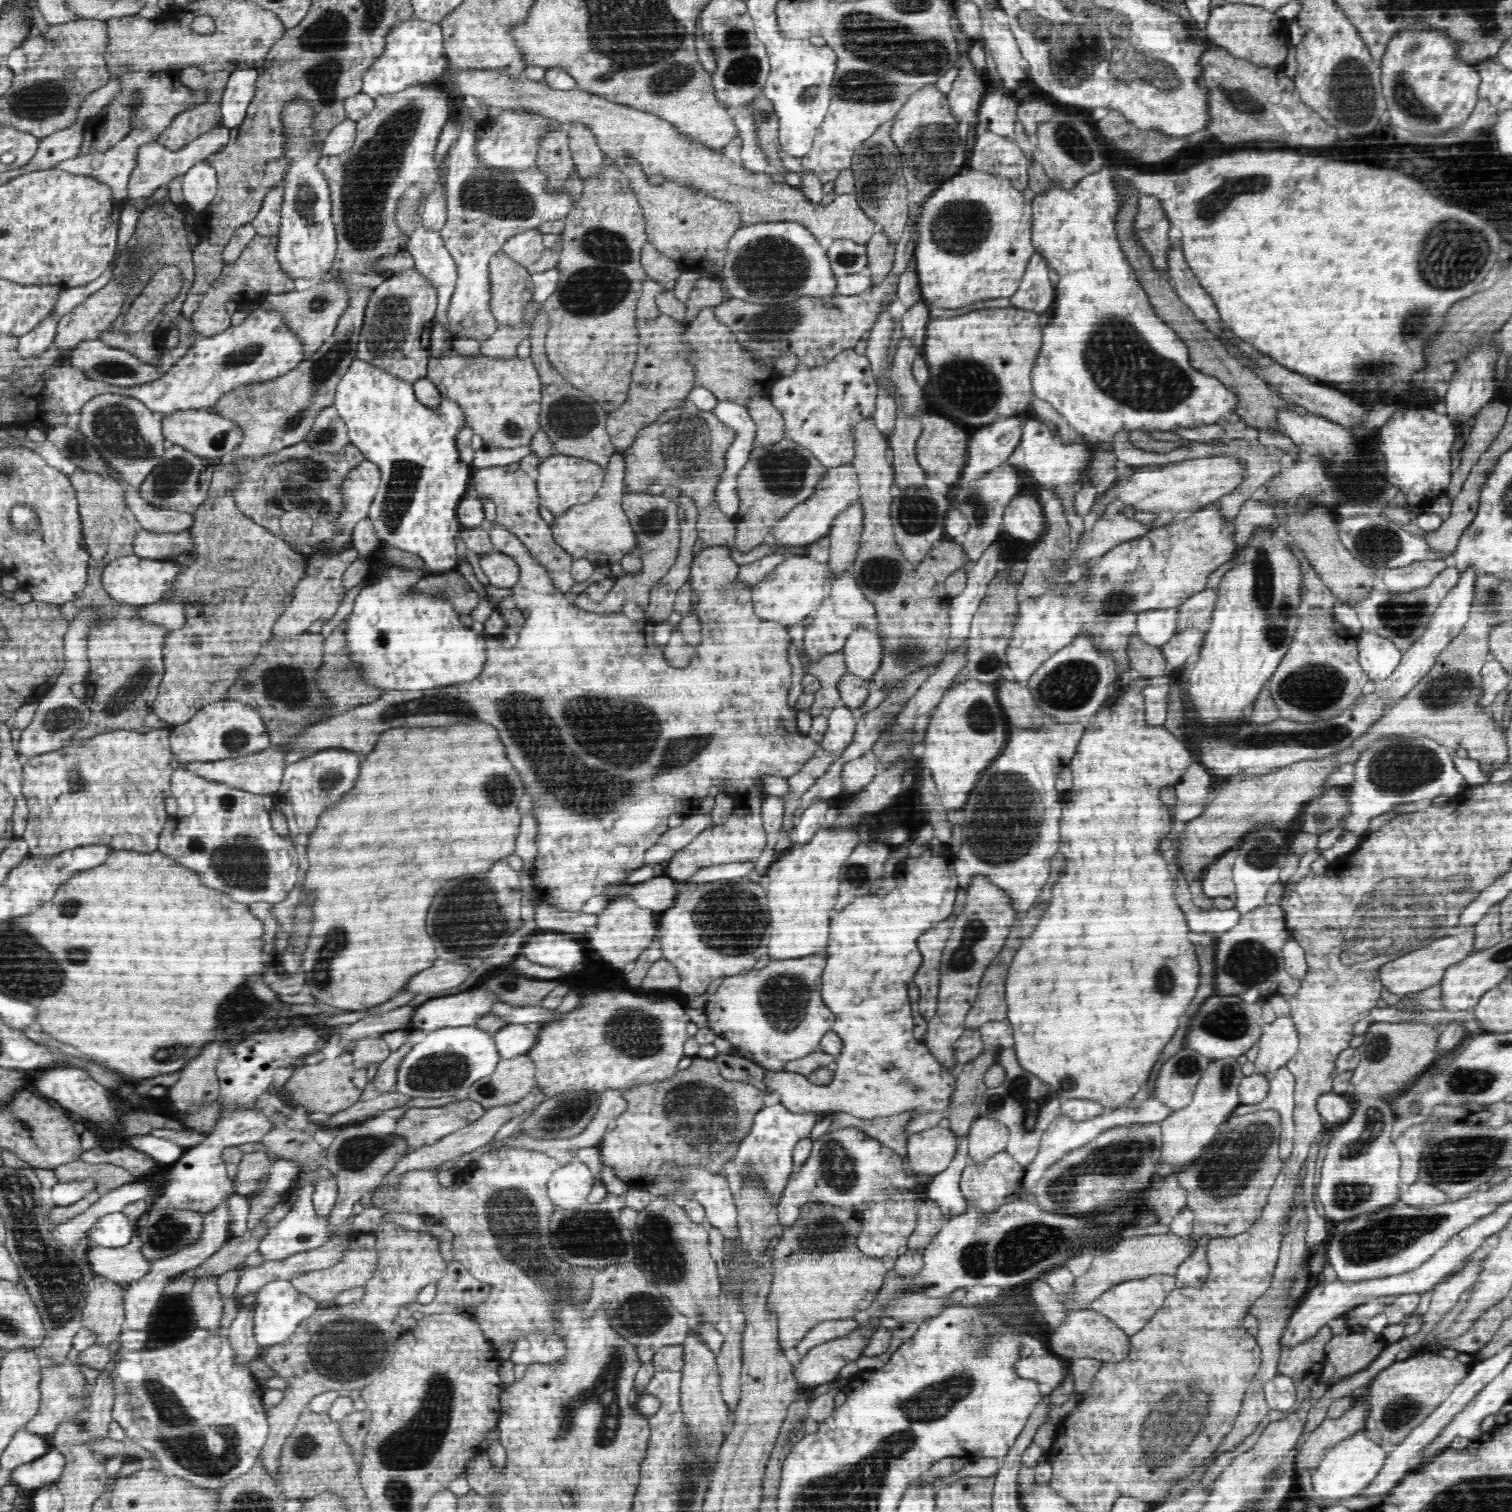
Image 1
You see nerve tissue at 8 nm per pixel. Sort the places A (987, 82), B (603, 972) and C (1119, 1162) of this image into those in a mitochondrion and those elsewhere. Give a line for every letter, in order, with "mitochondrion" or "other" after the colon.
A: other
B: other
C: mitochondrion

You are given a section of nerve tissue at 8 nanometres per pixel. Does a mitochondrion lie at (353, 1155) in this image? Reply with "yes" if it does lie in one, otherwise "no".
yes

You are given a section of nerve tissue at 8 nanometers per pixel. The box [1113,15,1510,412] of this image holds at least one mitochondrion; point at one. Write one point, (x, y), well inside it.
(1461, 247)

